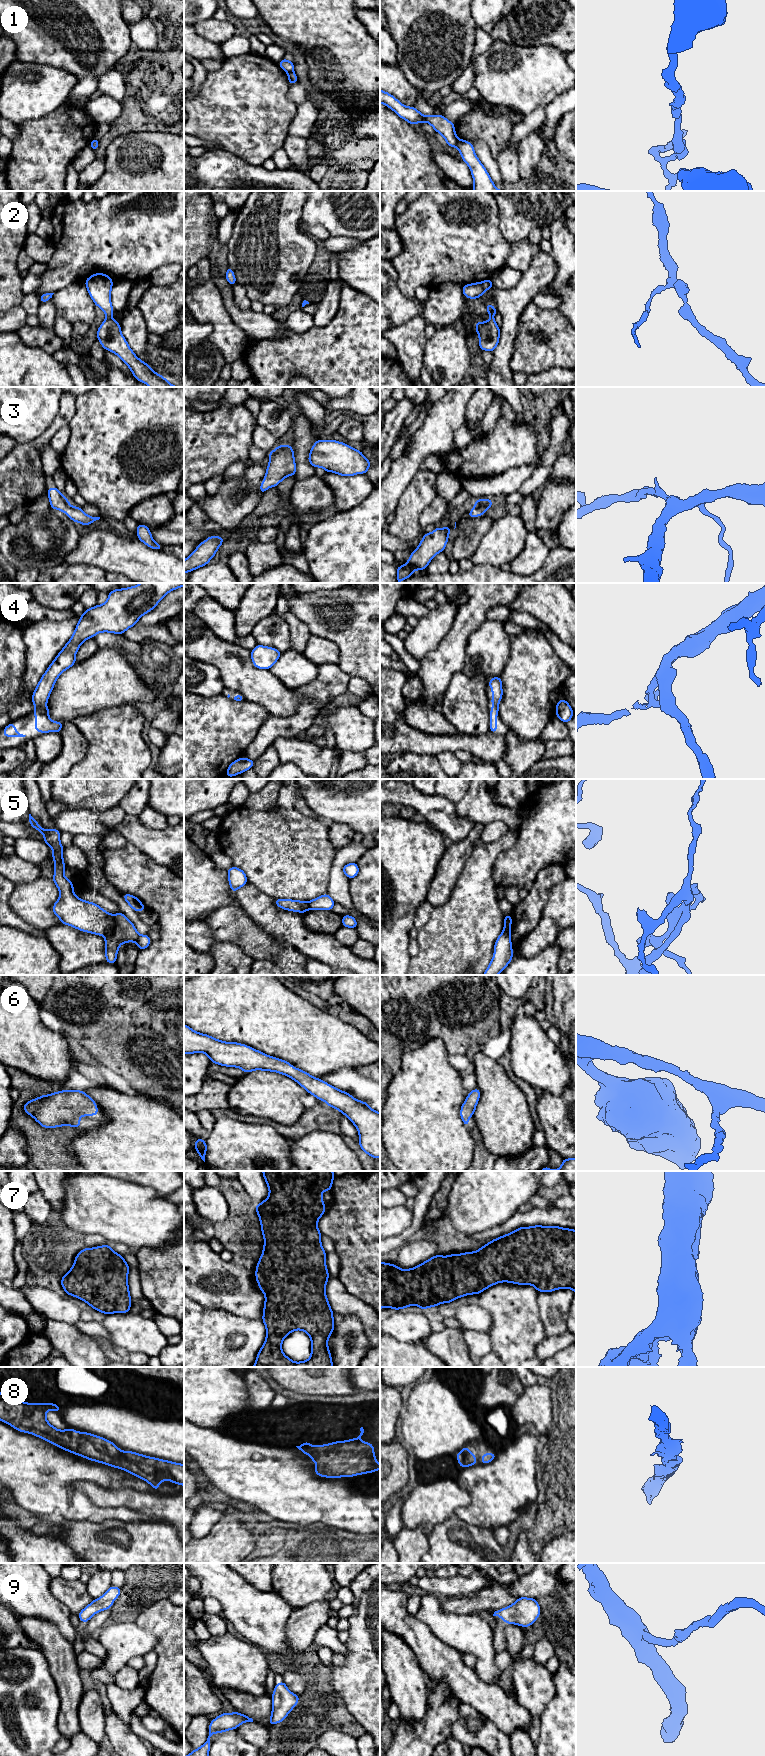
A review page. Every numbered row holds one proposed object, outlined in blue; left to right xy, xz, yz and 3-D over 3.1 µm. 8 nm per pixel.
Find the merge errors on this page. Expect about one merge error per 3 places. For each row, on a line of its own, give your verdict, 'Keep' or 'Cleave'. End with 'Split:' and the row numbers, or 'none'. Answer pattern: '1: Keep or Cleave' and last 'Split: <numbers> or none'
1: Cleave
2: Keep
3: Keep
4: Keep
5: Cleave
6: Keep
7: Keep
8: Keep
9: Keep
Split: 1, 5

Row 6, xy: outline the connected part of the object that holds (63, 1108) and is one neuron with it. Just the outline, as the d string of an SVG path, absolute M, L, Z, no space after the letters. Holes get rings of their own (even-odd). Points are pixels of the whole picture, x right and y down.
M63 1090L28 1101L24 1111L44 1128L73 1126L79 1129L81 1116L99 1113L96 1102L84 1091Z

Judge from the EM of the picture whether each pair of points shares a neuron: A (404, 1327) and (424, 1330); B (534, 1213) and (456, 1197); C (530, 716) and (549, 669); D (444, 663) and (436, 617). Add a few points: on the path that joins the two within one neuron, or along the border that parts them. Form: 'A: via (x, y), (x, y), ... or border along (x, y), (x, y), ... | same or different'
A: via (409, 1327), (419, 1328) | same
B: border along (516, 1211), (503, 1223), (496, 1225) | different
C: via (530, 704), (530, 688), (537, 681) | same
D: border along (453, 622), (449, 632), (439, 645), (423, 658) | different

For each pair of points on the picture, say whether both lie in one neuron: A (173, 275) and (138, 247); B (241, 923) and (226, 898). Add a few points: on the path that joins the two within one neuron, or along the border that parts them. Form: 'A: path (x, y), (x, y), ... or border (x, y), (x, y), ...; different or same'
A: border (173, 262), (157, 267), (147, 277); different
B: border (232, 904), (220, 906), (209, 914); different

